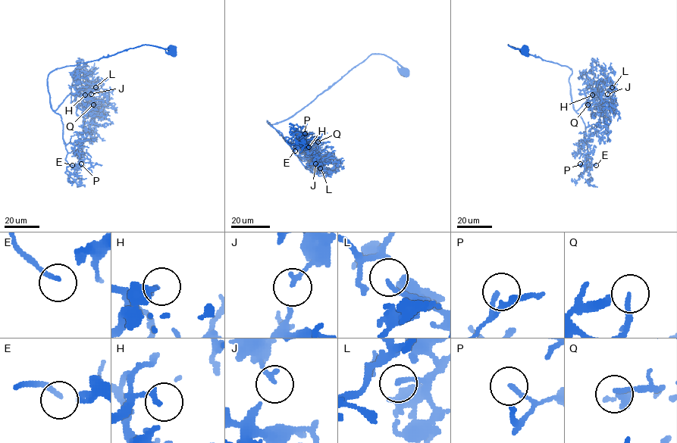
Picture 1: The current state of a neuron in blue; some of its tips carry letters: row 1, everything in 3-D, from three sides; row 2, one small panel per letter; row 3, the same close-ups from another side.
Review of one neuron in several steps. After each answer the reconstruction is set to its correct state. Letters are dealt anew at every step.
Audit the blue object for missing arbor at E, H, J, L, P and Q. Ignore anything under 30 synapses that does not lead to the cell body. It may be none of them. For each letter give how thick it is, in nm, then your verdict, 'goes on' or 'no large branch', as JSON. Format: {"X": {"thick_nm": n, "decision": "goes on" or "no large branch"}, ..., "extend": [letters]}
{"E": {"thick_nm": 120, "decision": "goes on"}, "H": {"thick_nm": 190, "decision": "no large branch"}, "J": {"thick_nm": 130, "decision": "goes on"}, "L": {"thick_nm": 170, "decision": "goes on"}, "P": {"thick_nm": 160, "decision": "no large branch"}, "Q": {"thick_nm": 180, "decision": "no large branch"}, "extend": ["E", "J", "L"]}

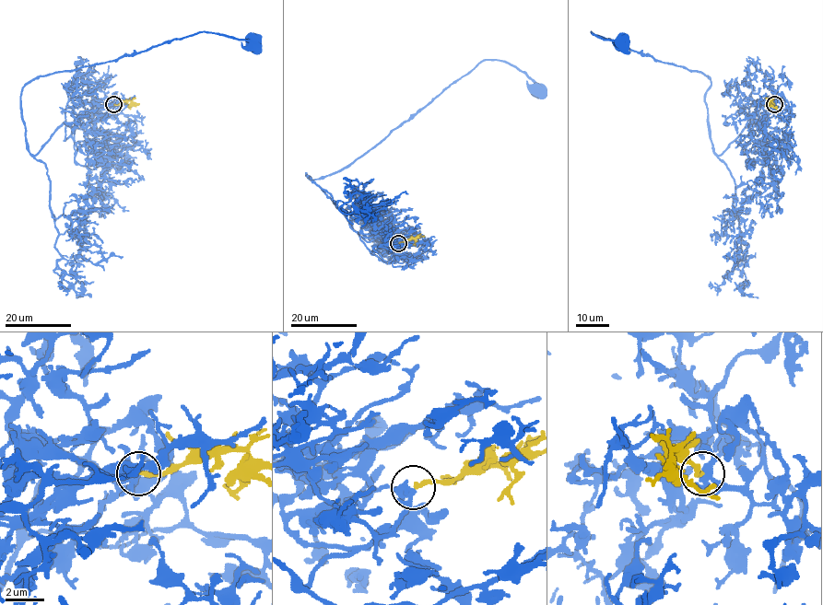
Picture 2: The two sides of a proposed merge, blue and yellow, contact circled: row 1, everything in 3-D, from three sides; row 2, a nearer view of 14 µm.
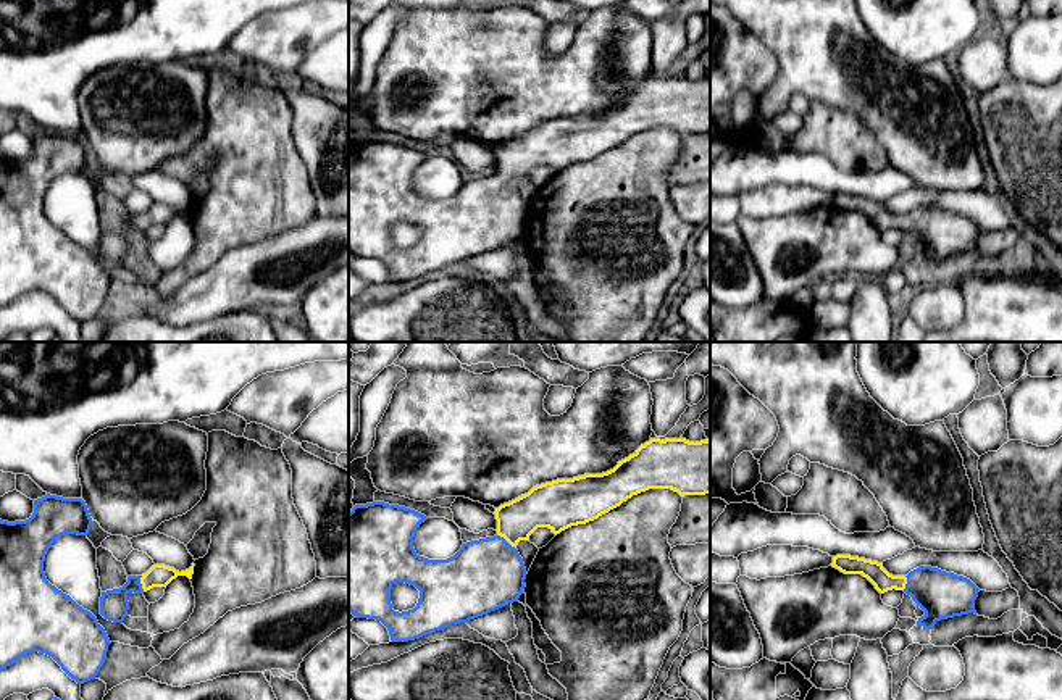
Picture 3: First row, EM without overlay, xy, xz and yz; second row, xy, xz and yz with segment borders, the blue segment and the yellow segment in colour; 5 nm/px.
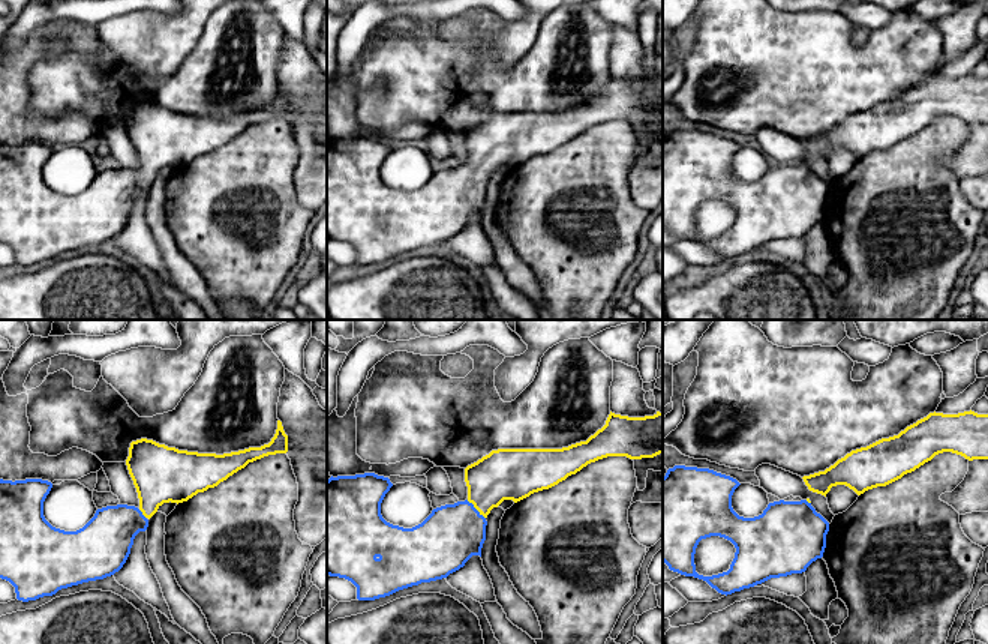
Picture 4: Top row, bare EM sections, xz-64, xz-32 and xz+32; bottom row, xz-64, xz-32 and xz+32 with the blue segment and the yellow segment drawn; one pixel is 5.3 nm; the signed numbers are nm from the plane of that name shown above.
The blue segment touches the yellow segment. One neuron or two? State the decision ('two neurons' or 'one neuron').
one neuron

